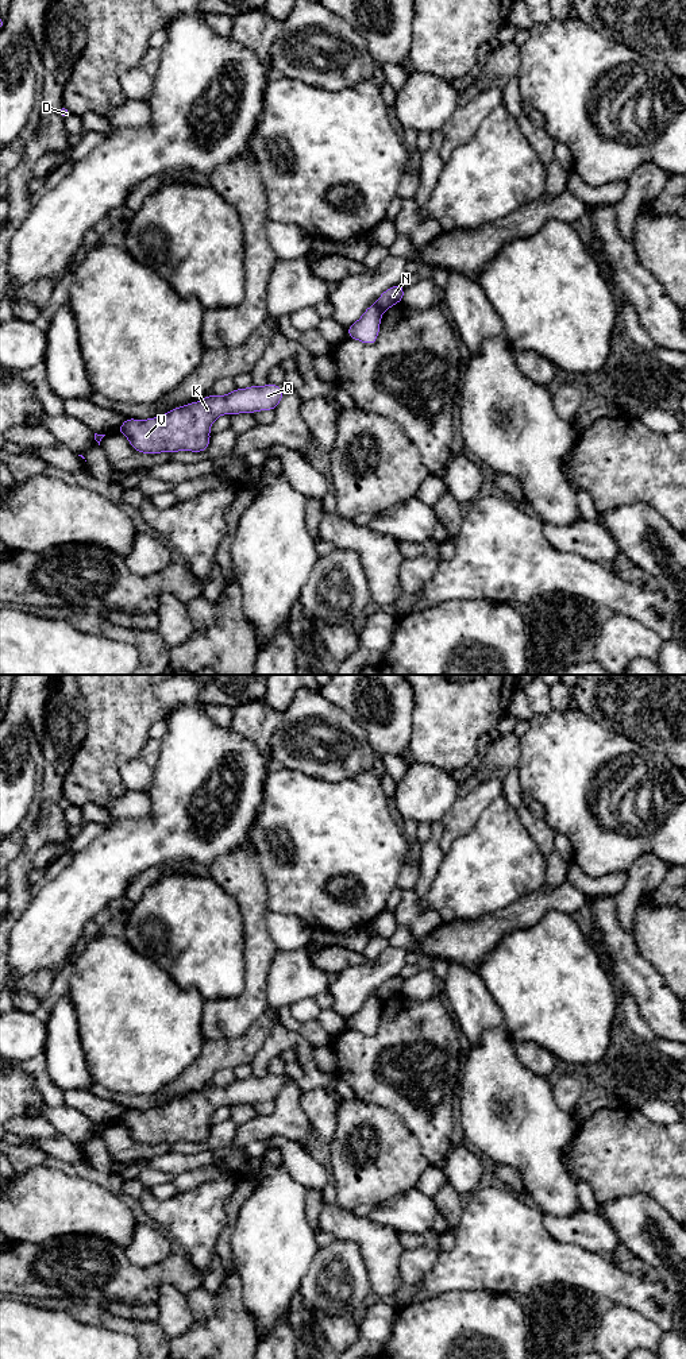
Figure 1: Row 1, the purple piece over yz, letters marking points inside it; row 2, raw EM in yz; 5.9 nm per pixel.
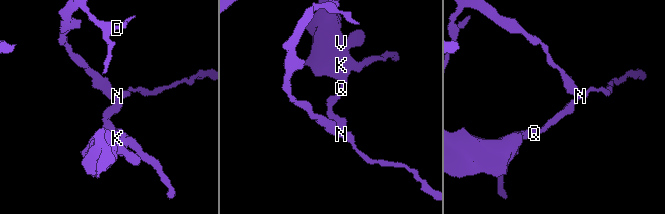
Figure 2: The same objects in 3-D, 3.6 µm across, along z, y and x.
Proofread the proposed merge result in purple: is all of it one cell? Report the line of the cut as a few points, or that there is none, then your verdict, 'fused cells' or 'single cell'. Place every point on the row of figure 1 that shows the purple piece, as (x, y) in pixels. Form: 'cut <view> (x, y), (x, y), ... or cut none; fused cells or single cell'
cut yz (376, 302), (382, 311); fused cells

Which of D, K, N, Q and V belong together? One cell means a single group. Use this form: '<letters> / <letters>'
D N / K Q V

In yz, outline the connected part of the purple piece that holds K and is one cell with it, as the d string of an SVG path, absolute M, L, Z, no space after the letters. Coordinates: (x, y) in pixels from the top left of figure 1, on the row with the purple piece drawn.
M273 383L262 387L235 389L226 395L207 395L199 402L174 408L169 413L147 420L127 418L117 432L142 453L204 452L211 441L209 429L223 414L274 410L285 390Z

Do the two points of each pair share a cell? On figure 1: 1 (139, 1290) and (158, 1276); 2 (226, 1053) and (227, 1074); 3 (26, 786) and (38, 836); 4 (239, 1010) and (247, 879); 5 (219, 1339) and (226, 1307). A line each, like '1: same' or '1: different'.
1: same
2: different
3: different
4: same
5: same

